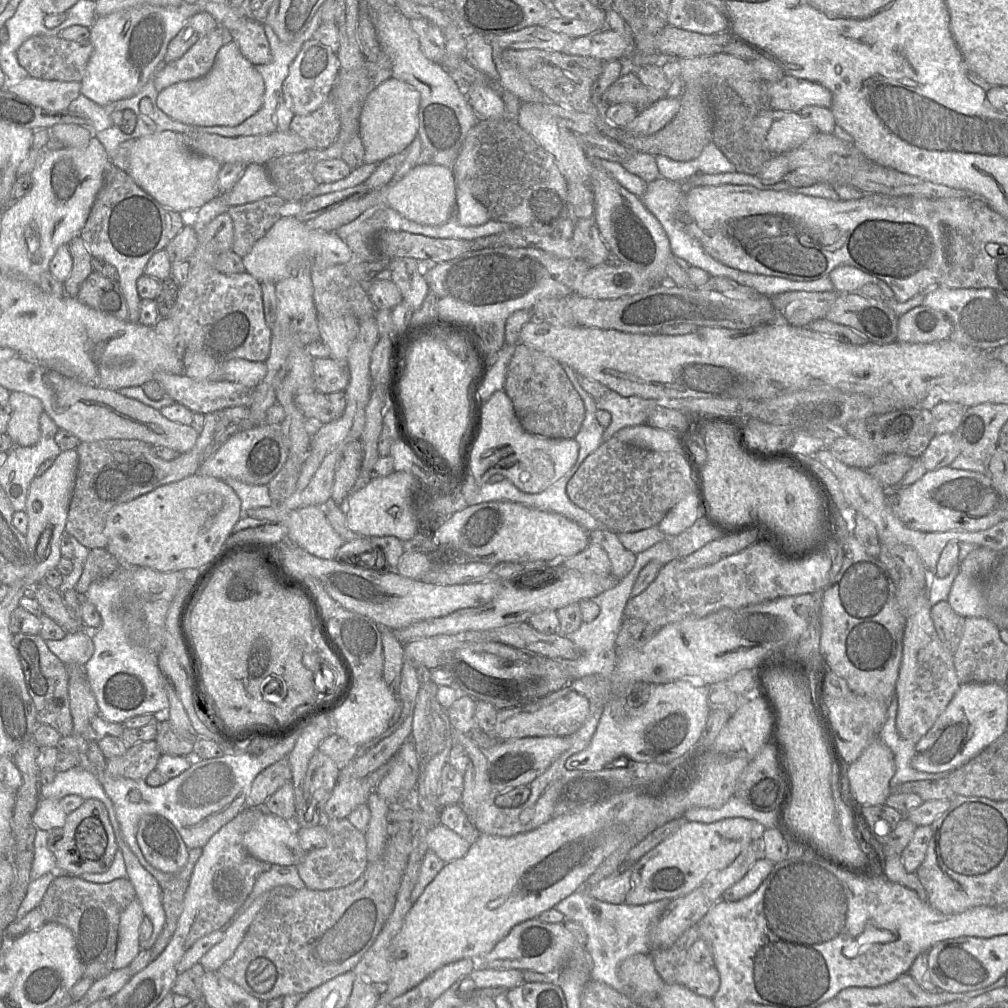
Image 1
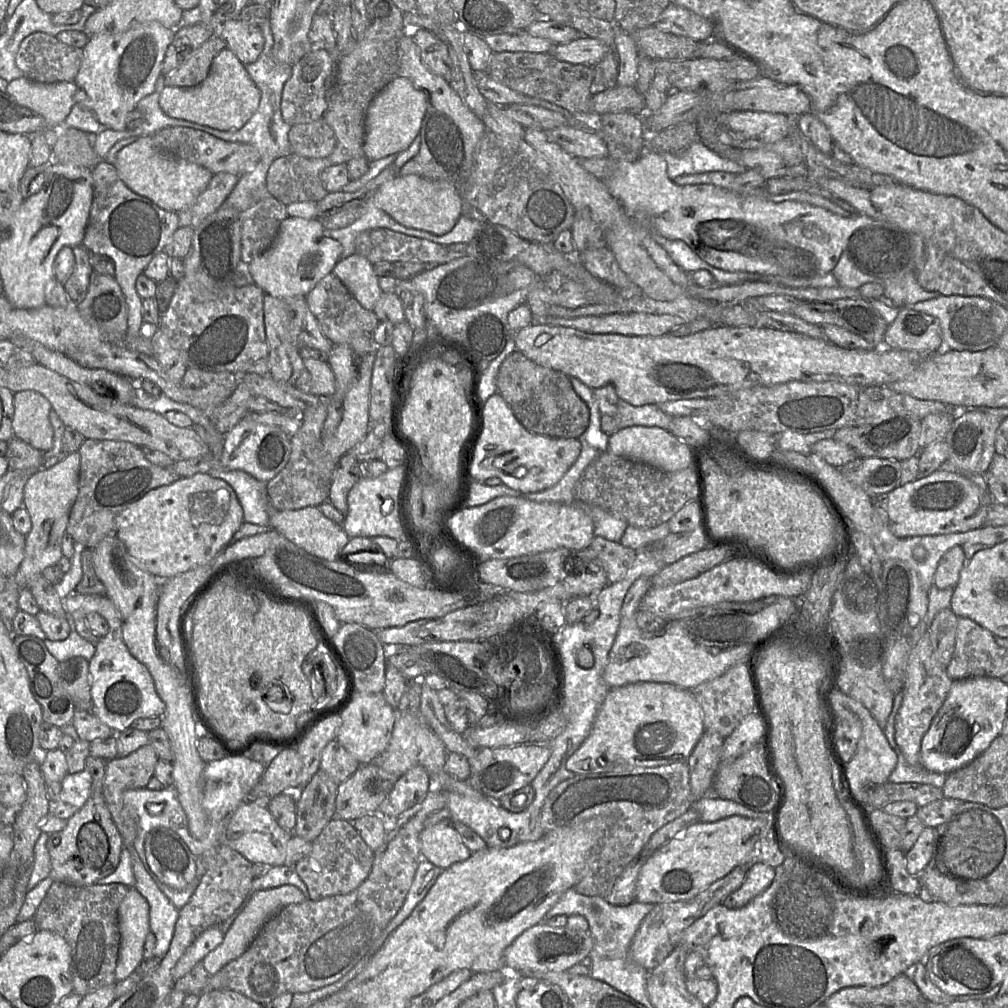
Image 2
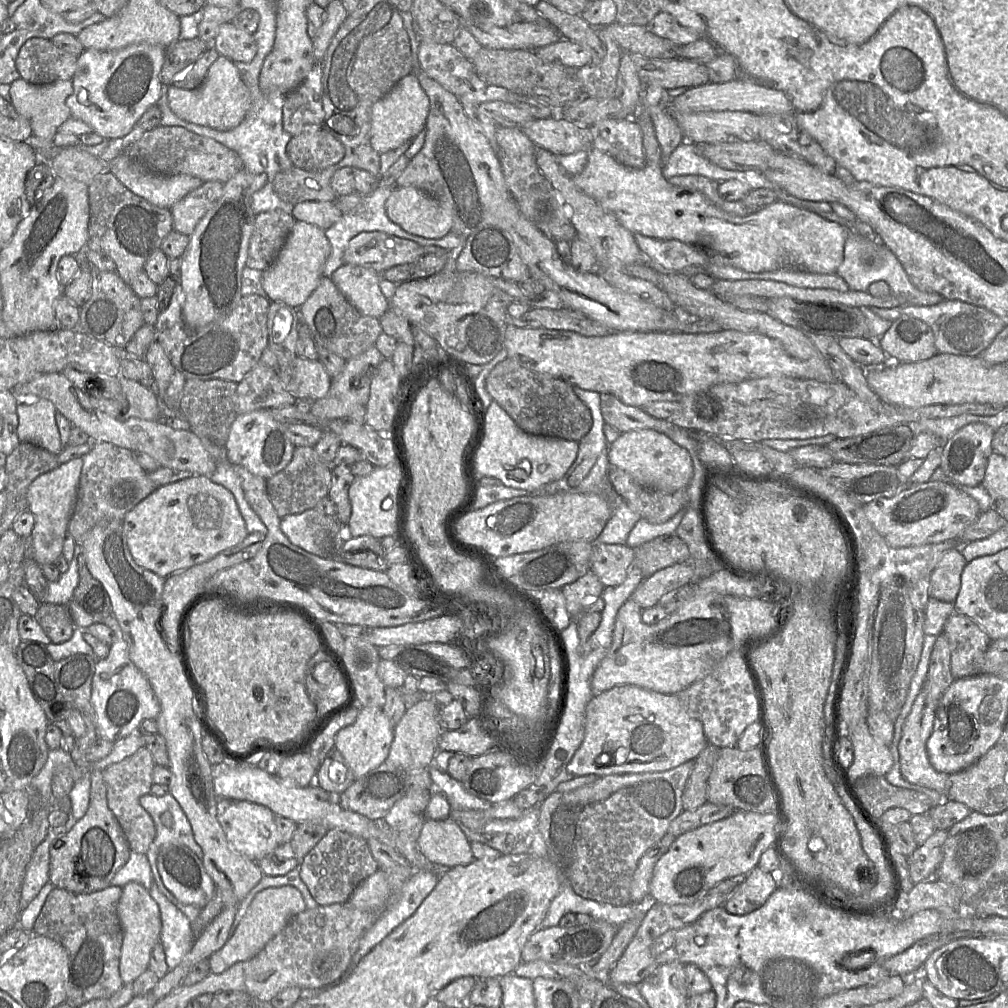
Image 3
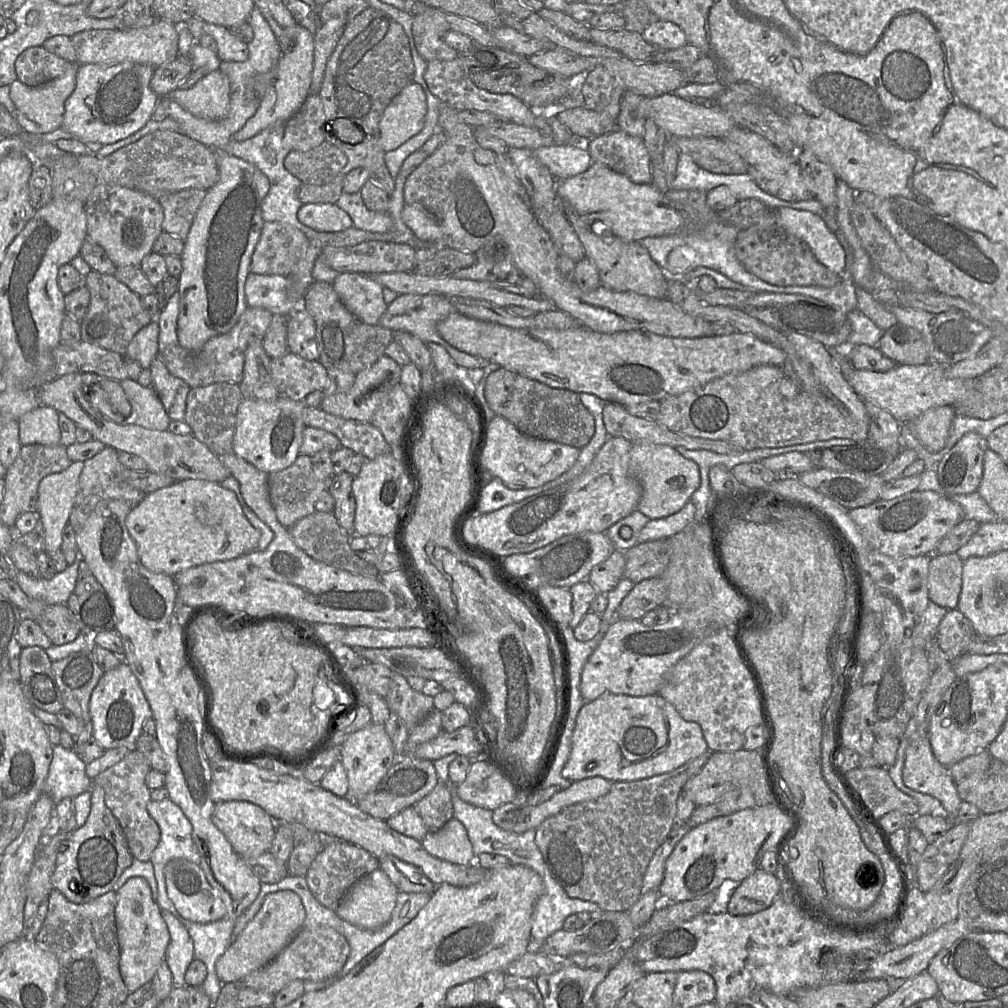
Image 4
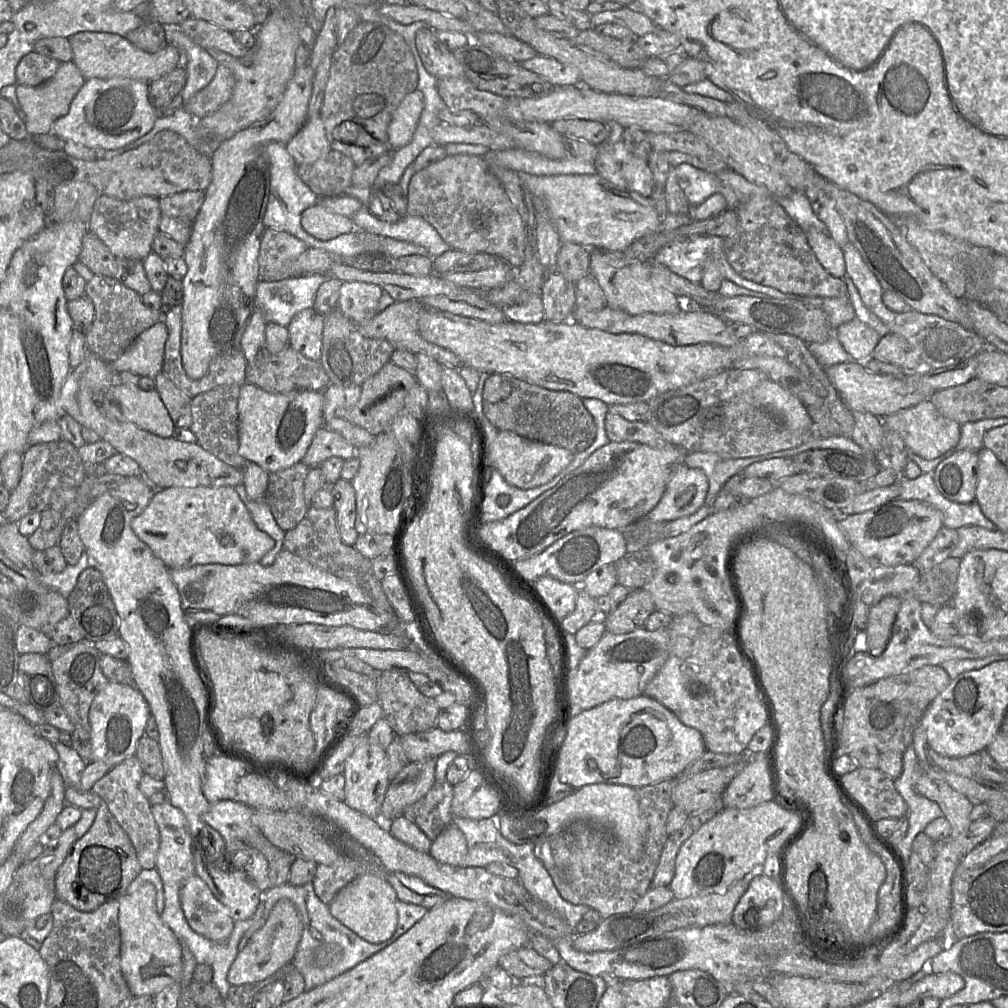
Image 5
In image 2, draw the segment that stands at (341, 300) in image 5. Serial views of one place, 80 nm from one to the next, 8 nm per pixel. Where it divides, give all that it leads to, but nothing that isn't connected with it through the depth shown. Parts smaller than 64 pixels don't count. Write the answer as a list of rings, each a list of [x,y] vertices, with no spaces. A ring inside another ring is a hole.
[[[353,253],[340,259],[332,273],[344,284],[359,304],[370,311],[383,291],[379,286],[379,277],[373,270],[373,264],[365,257]]]

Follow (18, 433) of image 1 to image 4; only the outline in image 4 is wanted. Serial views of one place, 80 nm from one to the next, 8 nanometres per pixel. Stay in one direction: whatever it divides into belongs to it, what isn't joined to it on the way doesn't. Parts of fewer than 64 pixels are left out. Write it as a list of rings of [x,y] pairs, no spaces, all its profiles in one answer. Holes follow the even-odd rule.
[[[40,404],[22,415],[18,419],[18,426],[21,445],[57,446],[60,444],[58,412],[53,407]]]

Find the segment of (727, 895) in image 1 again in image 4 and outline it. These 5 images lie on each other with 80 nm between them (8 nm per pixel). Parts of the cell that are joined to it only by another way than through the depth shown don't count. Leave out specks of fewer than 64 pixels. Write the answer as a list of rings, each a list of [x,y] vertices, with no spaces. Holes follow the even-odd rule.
[[[760,868],[741,881],[733,890],[726,910],[731,915],[749,915],[768,908],[780,893],[775,873]]]

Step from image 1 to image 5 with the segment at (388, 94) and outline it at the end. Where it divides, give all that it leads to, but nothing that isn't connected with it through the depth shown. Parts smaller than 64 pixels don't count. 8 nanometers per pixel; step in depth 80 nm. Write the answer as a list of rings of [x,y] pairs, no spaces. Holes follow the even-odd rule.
[[[415,89],[403,98],[388,127],[390,149],[401,148],[411,140],[423,108],[424,97],[420,90]]]

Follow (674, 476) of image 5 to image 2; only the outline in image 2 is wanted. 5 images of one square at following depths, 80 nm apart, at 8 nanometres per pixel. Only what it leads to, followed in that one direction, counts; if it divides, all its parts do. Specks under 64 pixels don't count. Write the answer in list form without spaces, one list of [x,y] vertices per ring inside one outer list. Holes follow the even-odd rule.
[[[628,426],[610,435],[610,453],[636,462],[645,463],[664,472],[677,472],[692,467],[694,454],[691,448],[668,430],[652,426]]]

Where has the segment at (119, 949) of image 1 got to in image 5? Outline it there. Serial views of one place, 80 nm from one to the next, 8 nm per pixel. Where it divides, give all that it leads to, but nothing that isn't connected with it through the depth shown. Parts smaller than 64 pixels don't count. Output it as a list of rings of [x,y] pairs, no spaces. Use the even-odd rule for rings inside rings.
[[[149,881],[141,884],[139,888],[132,893],[126,891],[126,893],[118,899],[118,922],[121,938],[120,967],[122,975],[134,997],[145,995],[154,997],[168,985],[179,983],[183,973],[182,944],[157,913],[155,900],[156,888]]]

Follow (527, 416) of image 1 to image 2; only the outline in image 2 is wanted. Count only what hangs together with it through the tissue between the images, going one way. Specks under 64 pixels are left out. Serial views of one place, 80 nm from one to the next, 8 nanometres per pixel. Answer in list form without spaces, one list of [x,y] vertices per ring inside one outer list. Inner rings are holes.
[[[516,349],[502,362],[496,386],[518,421],[532,433],[578,439],[588,427],[589,408],[575,392],[569,377],[533,362]]]

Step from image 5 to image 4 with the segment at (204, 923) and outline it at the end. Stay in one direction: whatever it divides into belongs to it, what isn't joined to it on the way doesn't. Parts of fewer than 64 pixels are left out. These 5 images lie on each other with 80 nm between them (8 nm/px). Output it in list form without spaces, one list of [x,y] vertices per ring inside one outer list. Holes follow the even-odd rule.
[[[184,858],[170,860],[164,869],[166,889],[179,914],[188,921],[211,923],[226,917],[227,909],[218,892],[208,882],[199,864]]]

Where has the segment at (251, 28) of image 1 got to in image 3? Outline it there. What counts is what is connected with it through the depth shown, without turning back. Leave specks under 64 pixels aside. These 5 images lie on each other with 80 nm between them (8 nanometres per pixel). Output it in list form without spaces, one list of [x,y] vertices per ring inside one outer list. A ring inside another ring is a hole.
[[[224,23],[214,38],[214,48],[220,56],[233,62],[250,62],[257,53],[257,44],[252,34]]]

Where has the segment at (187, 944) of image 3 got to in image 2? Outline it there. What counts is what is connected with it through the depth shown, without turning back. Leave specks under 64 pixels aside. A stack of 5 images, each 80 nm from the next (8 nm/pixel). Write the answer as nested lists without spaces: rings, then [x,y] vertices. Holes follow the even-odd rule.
[[[128,845],[125,848],[131,854],[131,863],[135,876],[134,888],[149,904],[149,923],[156,937],[155,955],[158,958],[163,958],[168,952],[173,938],[179,909],[159,889],[151,875],[144,868],[134,846]]]

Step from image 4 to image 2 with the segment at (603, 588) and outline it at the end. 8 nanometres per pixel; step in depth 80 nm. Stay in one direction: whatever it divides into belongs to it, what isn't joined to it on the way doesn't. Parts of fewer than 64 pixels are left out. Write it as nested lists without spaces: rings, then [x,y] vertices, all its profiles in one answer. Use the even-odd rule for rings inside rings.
[[[594,536],[589,547],[600,559],[609,584],[625,577],[637,554],[637,551],[623,546],[620,542],[610,541],[601,536]]]

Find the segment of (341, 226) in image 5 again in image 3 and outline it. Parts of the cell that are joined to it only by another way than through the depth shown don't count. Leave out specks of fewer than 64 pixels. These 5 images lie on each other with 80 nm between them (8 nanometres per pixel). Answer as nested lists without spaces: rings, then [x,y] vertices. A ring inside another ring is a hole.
[[[307,200],[293,205],[292,216],[325,230],[336,223],[343,213],[333,201]]]

